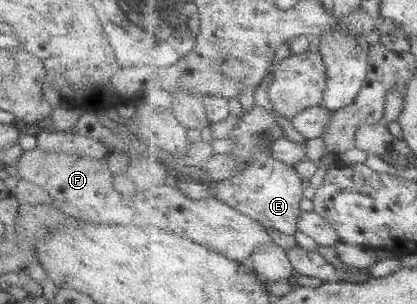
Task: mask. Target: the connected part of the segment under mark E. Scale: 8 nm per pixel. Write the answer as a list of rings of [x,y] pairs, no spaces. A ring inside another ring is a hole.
[[[253,106],[250,111],[240,115],[240,122],[228,135],[236,144],[236,150],[230,152],[228,157],[244,163],[244,170],[228,180],[217,181],[213,192],[216,199],[252,217],[262,226],[293,236],[299,231],[298,219],[302,215],[302,179],[298,177],[296,169],[270,154],[272,144],[284,137],[284,129],[278,125],[275,117],[276,113],[272,115],[261,106]]]

